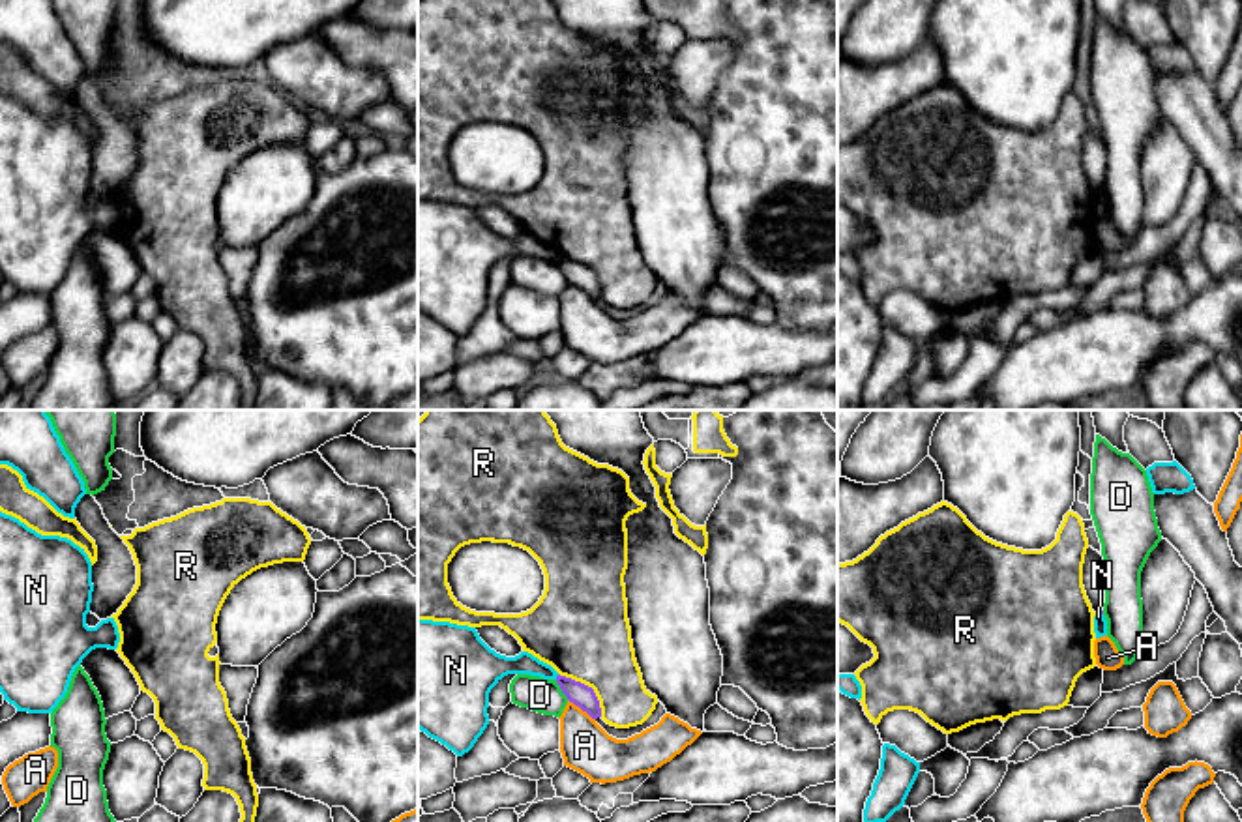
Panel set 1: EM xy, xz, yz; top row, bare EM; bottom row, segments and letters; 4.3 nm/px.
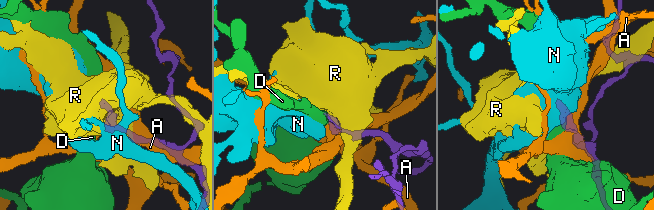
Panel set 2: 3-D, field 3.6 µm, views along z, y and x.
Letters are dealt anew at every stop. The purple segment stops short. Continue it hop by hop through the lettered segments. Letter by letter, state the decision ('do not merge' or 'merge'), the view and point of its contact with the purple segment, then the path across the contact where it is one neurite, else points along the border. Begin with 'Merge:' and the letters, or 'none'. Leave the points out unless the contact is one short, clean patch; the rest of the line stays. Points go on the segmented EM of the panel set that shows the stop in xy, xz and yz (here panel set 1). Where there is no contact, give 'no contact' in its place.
Merge: none
A: do not merge | xz (581, 708)
D: do not merge | xz (561, 688) | along xz (555, 680), (568, 699)
N: do not merge | xz (557, 676) | along xz (559, 675), (555, 678)
R: do not merge | xz (587, 686)

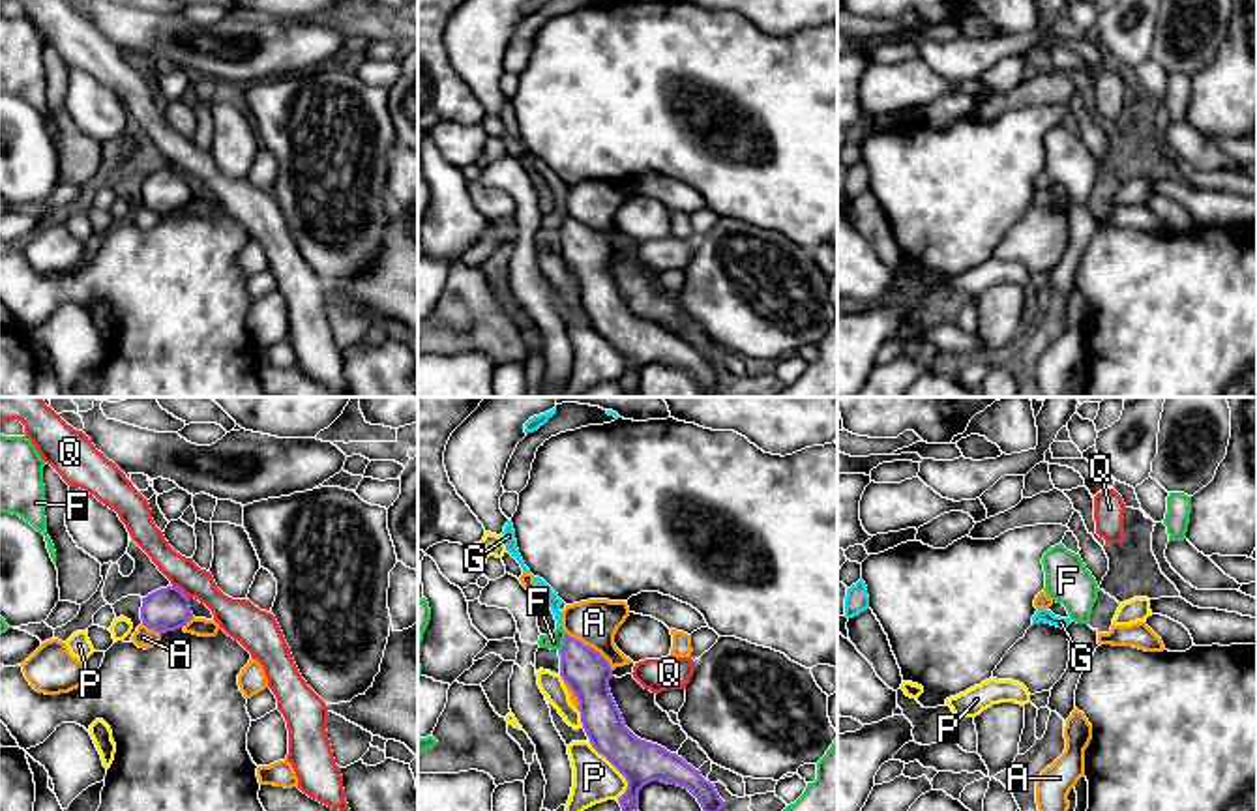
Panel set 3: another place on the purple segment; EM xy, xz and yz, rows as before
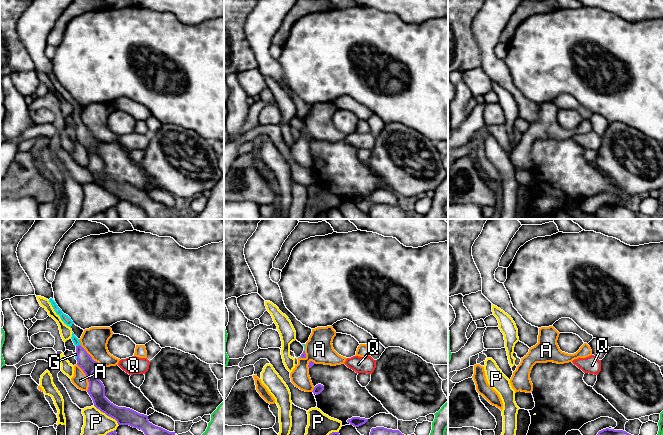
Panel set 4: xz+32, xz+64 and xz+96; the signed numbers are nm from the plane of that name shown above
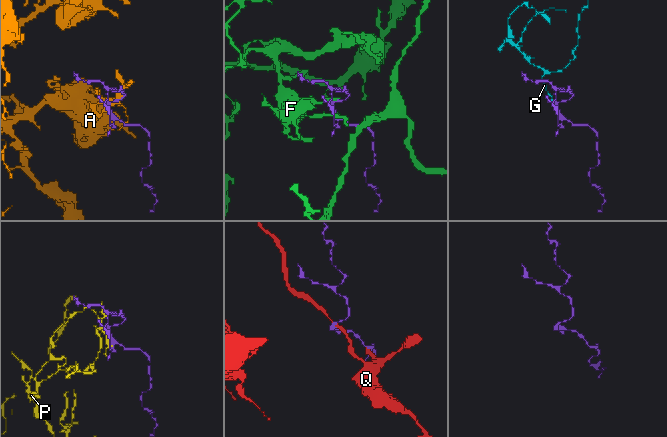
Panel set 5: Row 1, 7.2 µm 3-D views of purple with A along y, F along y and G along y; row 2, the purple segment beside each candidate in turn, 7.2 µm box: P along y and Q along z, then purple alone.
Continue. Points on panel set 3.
Merge: G
A: do not merge | xz (589, 647)
F: do not merge | xz (564, 641) | along xz (566, 634), (559, 648)
G: merge | xz (562, 656) | across xz (587, 673), (562, 656), (559, 650)
P: do not merge | xz (619, 770)
Q: do not merge | xy (180, 590)

